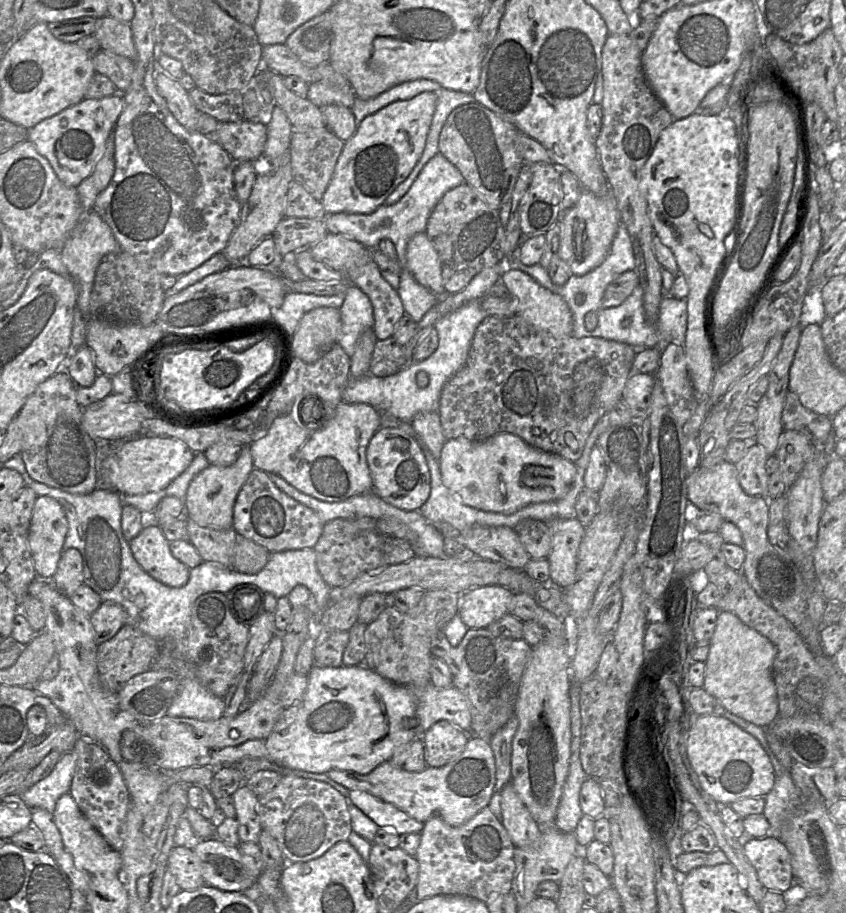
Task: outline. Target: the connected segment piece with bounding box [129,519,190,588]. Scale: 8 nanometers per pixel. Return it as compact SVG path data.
M147 519L146 525L130 541L129 545L137 563L155 580L174 588L182 587L188 582L190 568L173 556L169 547L169 541L164 536L159 525L154 521Z

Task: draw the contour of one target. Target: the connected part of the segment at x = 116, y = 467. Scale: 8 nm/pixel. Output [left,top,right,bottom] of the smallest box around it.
[105,436,195,496]

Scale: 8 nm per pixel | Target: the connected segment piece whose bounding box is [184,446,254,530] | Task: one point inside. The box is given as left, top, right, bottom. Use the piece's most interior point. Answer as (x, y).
(209, 502)

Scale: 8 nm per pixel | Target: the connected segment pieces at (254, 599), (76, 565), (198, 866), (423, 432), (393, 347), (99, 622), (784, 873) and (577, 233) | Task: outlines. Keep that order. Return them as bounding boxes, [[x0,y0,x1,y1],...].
[[226,584,265,627],[52,548,84,598],[167,845,205,890],[411,412,447,460],[369,336,408,377],[89,601,127,644],[743,837,794,893],[558,190,620,276]]

